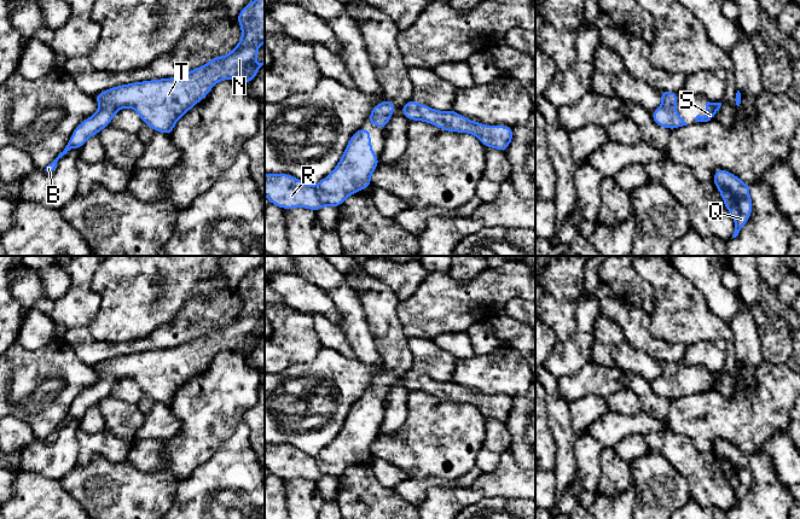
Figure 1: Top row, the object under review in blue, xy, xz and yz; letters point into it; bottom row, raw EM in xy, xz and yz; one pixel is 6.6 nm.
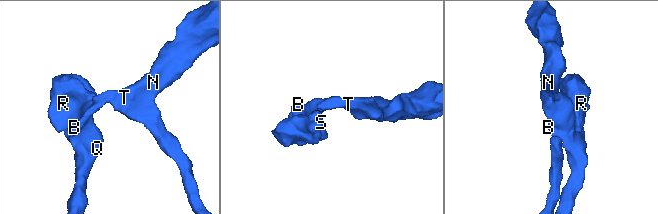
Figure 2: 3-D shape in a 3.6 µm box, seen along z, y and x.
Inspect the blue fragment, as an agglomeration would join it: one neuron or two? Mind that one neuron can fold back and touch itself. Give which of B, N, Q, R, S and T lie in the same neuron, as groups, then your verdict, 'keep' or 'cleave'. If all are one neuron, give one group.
B N Q R S T; keep

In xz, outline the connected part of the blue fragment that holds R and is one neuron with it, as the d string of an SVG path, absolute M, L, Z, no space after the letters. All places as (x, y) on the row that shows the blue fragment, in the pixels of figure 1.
M360 128L350 138L344 153L335 169L317 185L303 183L300 179L290 174L265 174L265 196L271 204L280 209L303 208L318 211L321 208L340 208L352 194L372 187L371 175L379 164L379 157L373 154L371 132Z

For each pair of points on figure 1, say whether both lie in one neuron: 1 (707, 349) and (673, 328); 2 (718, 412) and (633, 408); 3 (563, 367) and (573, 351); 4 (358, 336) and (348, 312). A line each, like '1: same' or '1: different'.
1: different
2: different
3: same
4: same

